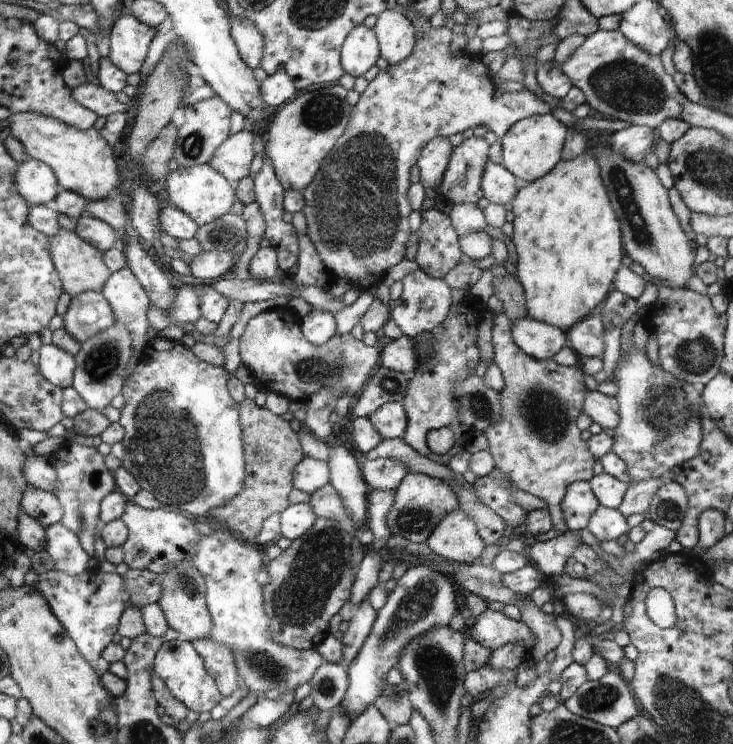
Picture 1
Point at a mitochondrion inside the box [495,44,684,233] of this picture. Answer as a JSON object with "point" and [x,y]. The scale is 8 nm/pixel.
{"point":[626,86]}

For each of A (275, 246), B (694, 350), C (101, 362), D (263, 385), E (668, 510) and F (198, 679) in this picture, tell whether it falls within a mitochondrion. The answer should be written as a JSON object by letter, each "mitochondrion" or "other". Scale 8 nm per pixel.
{"A":"other","B":"mitochondrion","C":"mitochondrion","D":"other","E":"mitochondrion","F":"other"}

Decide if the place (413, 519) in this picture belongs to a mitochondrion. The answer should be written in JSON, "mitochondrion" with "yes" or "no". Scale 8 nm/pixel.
{"mitochondrion":"yes"}

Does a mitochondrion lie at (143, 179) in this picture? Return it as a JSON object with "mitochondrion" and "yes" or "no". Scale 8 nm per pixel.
{"mitochondrion":"no"}

